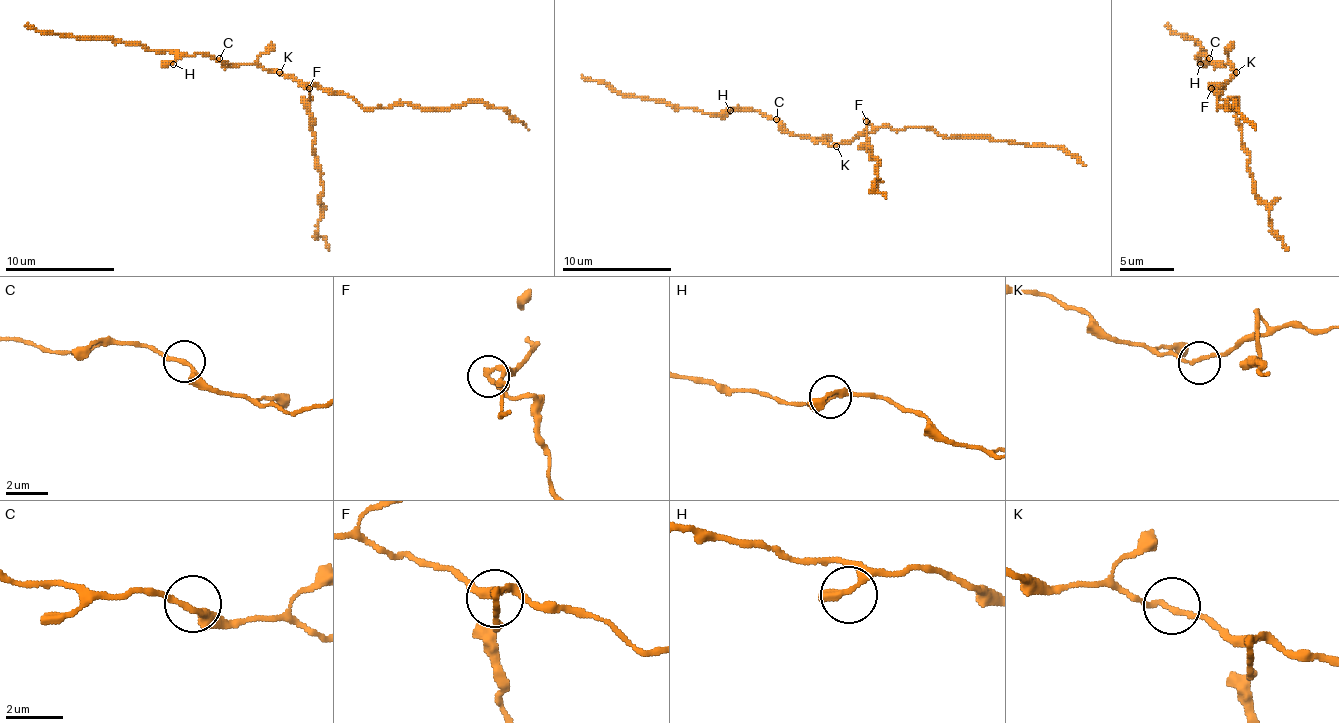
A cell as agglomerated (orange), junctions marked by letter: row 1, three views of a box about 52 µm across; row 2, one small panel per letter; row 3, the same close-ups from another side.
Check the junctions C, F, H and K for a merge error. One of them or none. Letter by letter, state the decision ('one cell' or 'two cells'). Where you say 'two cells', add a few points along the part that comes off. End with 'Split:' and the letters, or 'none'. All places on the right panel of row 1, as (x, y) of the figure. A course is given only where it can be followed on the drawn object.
C: one cell
F: two cells; foreign part runs (1211, 89), (1233, 102), (1244, 152), (1250, 157), (1247, 171), (1255, 195), (1266, 206), (1288, 250)
H: one cell
K: one cell
Split: F

